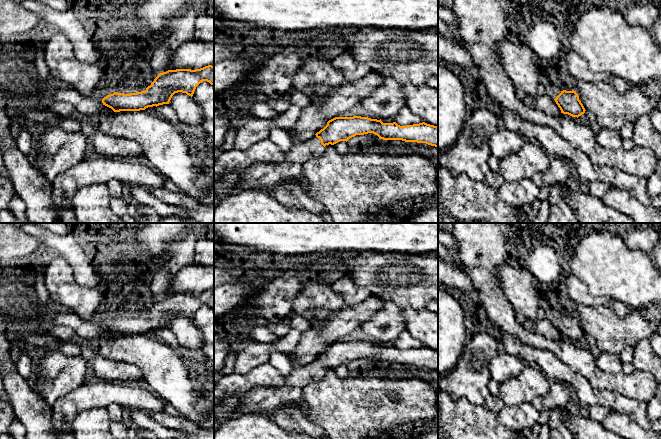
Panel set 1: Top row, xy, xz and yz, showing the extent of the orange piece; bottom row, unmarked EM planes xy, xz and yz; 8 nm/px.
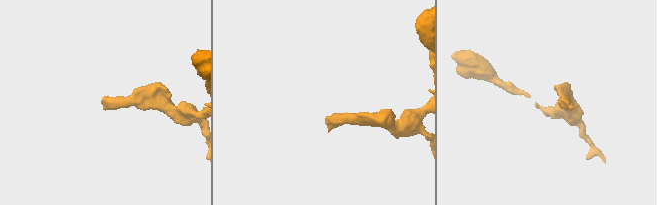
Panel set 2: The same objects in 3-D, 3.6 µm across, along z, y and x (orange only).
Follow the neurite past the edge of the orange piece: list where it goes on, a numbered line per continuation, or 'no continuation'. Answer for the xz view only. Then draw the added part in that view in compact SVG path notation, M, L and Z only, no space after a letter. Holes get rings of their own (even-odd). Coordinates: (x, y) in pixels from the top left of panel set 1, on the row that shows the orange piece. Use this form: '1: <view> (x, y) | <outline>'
1: xz (263, 175) | M316 135L309 140L294 144L282 163L260 163L248 168L242 175L238 189L230 194L248 189L263 189L281 184L286 179L301 178L302 166L323 152L324 148Z

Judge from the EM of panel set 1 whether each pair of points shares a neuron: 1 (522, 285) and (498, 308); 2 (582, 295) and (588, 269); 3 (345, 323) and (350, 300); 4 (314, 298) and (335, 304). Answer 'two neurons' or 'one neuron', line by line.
1: two neurons
2: two neurons
3: two neurons
4: one neuron

